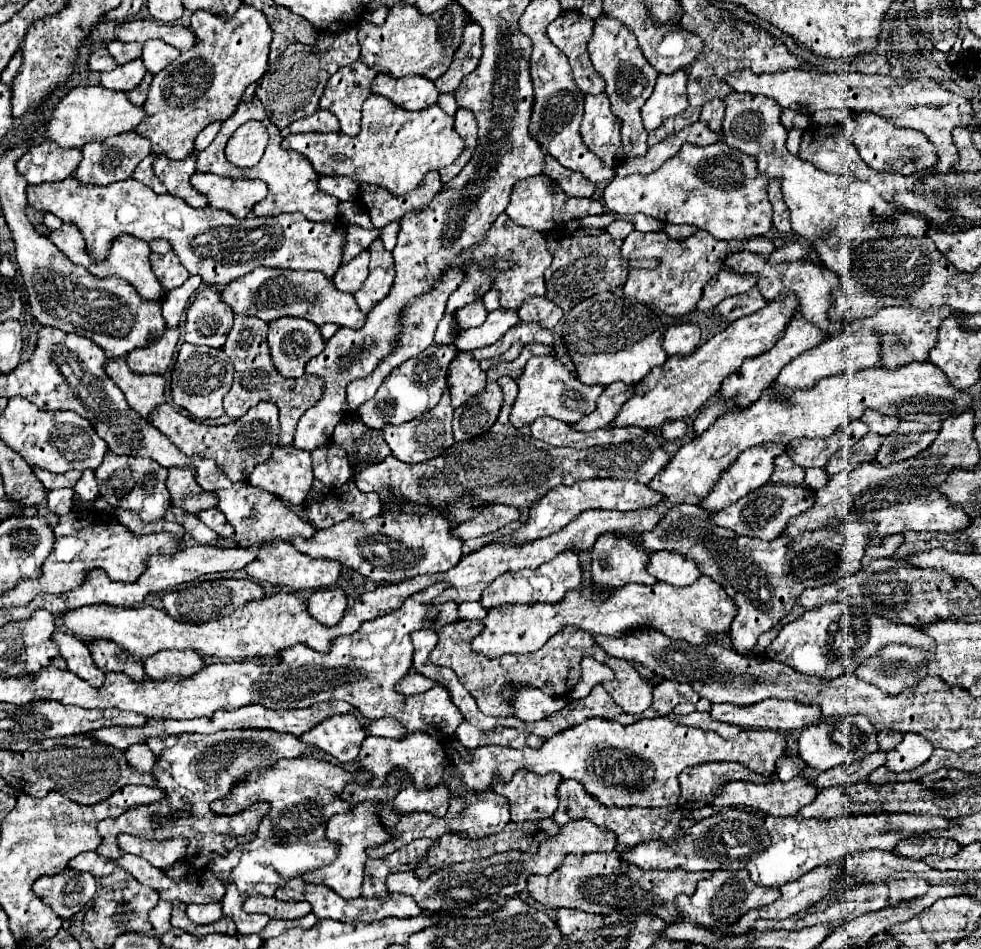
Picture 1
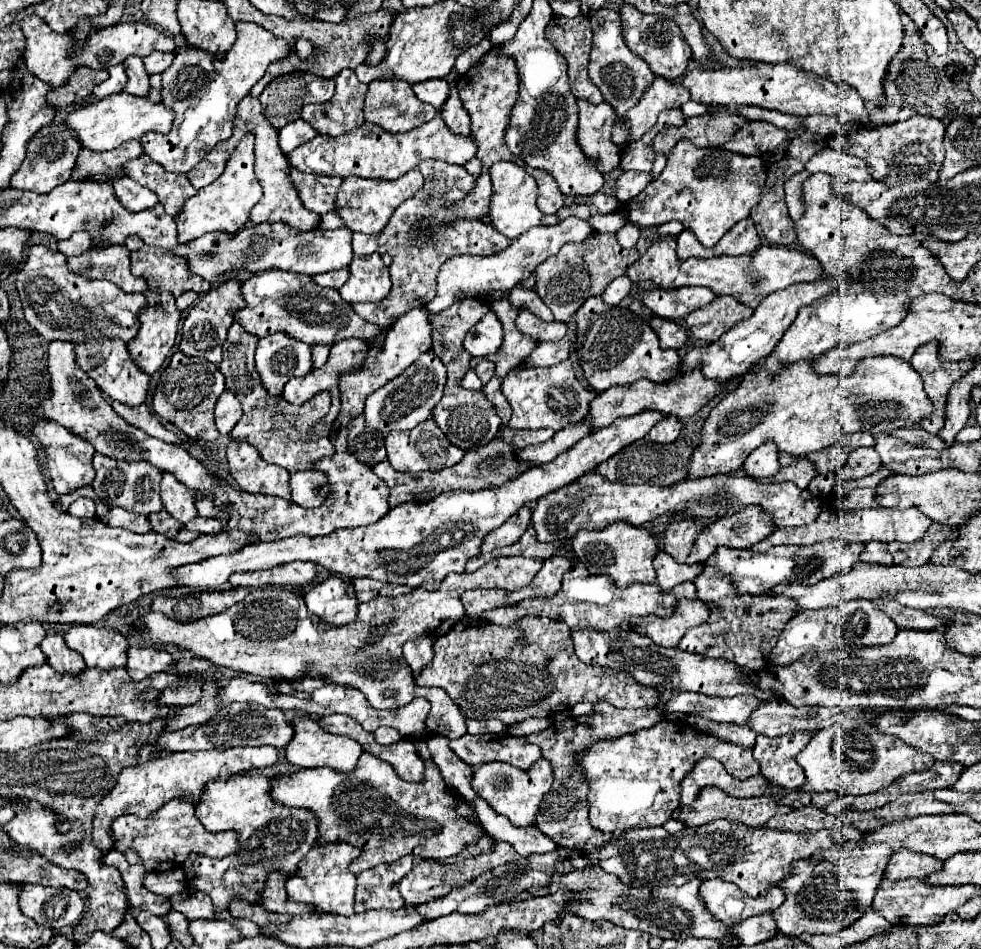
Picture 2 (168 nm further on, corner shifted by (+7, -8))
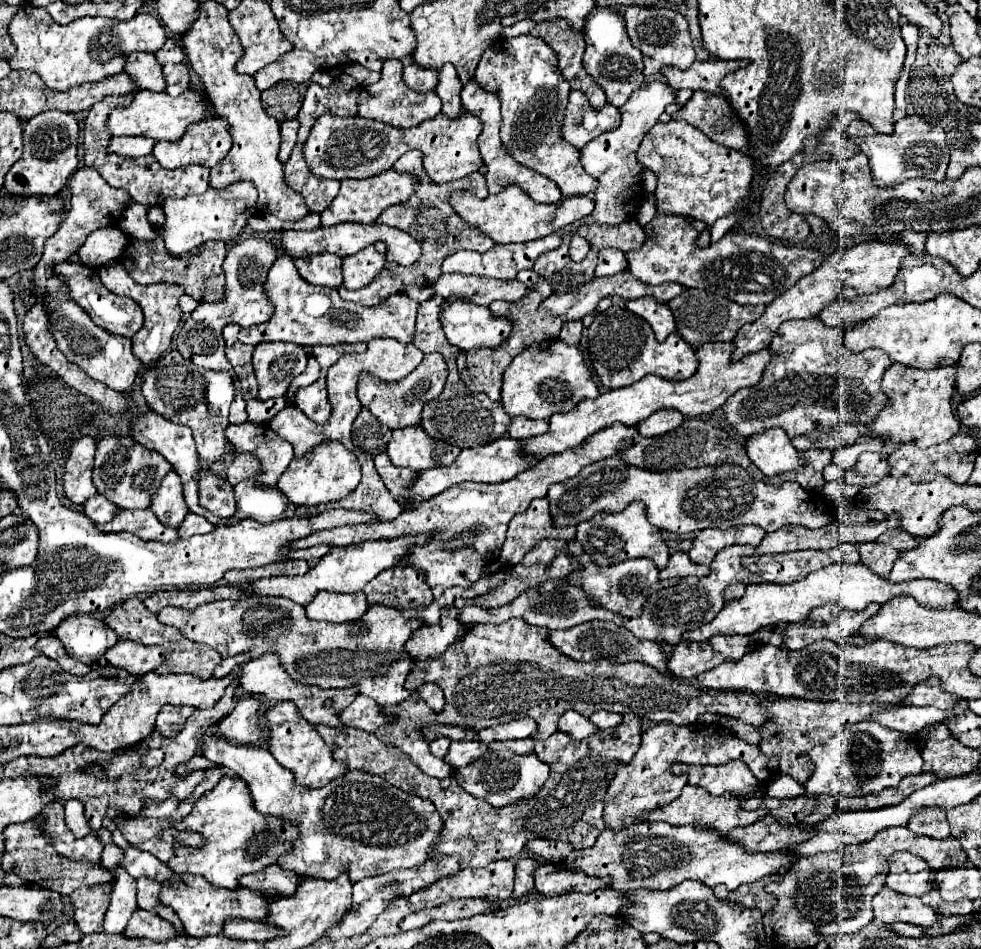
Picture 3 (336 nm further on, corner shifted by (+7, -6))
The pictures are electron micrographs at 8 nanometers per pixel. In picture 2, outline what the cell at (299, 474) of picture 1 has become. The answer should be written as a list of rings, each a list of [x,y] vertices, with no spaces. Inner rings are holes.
[[[227,437],[227,459],[229,459],[229,473],[233,473],[241,491],[291,499],[289,471],[283,467],[277,467],[277,465],[263,463],[259,453],[251,445],[245,445],[245,443],[239,443],[239,441],[233,441],[231,437]],[[245,451],[249,455],[253,455],[253,459],[241,457],[241,455],[245,455]],[[235,453],[239,453],[239,455],[233,457]]]

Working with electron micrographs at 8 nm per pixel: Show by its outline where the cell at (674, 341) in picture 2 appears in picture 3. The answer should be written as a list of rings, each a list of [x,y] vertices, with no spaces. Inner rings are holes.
[[[639,297],[639,299],[627,299],[625,307],[641,315],[653,327],[659,341],[665,341],[671,333],[675,333],[673,313],[669,311],[667,305],[659,305],[659,301],[653,301],[651,297]]]

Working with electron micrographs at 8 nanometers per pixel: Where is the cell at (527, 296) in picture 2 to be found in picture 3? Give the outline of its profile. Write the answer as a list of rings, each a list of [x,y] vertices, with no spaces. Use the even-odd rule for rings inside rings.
[[[521,271],[521,273],[517,275],[517,279],[523,281],[529,289],[539,291],[539,293],[543,295],[543,299],[547,299],[547,297],[553,293],[553,289],[549,289],[549,283],[547,283],[541,275],[537,275],[535,271]]]

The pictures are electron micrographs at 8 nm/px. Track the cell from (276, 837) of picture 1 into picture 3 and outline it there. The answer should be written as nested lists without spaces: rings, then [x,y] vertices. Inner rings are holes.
[[[223,777],[211,791],[207,791],[197,803],[191,815],[181,823],[173,823],[177,831],[191,829],[205,837],[201,847],[177,845],[175,857],[167,863],[177,874],[191,873],[203,875],[211,885],[237,889],[237,879],[247,873],[257,873],[267,865],[277,863],[277,859],[287,853],[293,841],[299,837],[297,829],[291,823],[285,823],[271,815],[261,815],[251,803],[251,793],[245,781]],[[253,841],[257,845],[253,847]]]

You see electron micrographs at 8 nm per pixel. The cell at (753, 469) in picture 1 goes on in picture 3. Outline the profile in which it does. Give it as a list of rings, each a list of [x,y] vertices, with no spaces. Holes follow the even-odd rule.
[[[765,429],[757,433],[757,437],[751,437],[745,447],[753,465],[759,467],[767,477],[803,465],[799,451],[791,445],[791,439],[783,429]]]

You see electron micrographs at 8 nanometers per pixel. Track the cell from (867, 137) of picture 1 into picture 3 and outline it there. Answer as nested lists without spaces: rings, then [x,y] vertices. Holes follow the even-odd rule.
[[[911,115],[895,123],[895,133],[877,133],[867,125],[867,121],[855,119],[851,121],[847,135],[851,141],[855,141],[861,151],[867,155],[873,183],[877,187],[893,187],[913,177],[925,177],[933,181],[943,181],[945,171],[949,165],[949,149],[945,143],[945,131],[939,125],[931,125],[923,117]]]

